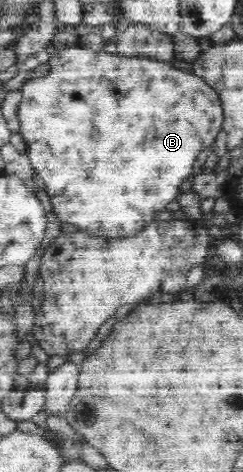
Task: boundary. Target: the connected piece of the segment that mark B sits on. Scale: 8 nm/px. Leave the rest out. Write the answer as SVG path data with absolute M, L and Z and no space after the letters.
M74 46L62 50L51 49L49 52L49 72L37 80L26 80L22 86L23 99L17 107L17 120L19 120L19 134L26 145L26 153L35 170L35 179L49 196L52 211L57 214L59 222L71 223L78 231L91 236L111 239L123 239L137 235L147 225L155 221L155 215L165 210L169 203L188 189L188 184L193 180L193 165L197 163L199 153L212 145L221 132L224 122L224 109L217 90L207 85L201 77L185 73L169 61L155 57L129 57L117 53L116 50L92 51L85 46Z

